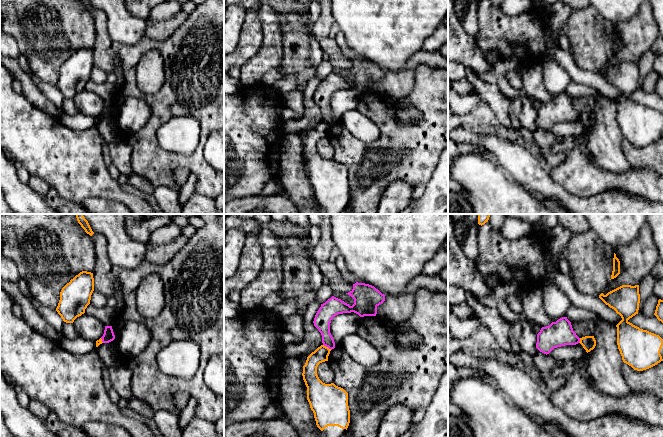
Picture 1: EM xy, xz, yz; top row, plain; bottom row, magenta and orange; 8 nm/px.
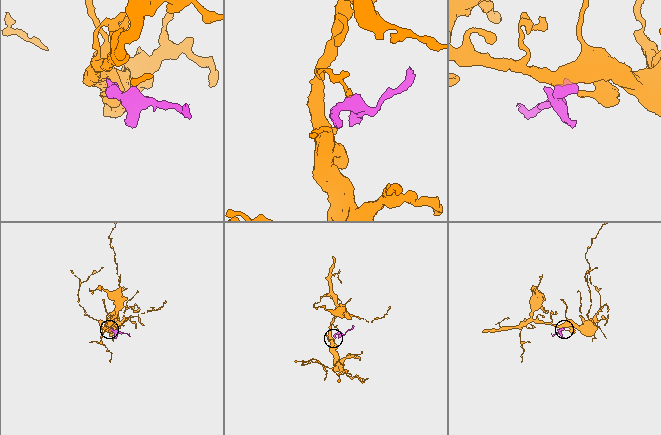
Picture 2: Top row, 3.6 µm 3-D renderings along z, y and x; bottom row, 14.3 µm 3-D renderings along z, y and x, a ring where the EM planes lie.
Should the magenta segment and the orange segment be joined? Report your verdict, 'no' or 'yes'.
no

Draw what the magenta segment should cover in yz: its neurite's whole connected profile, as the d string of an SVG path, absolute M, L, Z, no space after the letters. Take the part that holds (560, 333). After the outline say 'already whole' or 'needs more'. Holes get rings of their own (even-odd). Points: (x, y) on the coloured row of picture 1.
M562 317L549 326L542 327L537 334L536 348L544 353L549 354L554 348L565 345L576 345L580 338L573 331L571 322L567 317Z; already whole

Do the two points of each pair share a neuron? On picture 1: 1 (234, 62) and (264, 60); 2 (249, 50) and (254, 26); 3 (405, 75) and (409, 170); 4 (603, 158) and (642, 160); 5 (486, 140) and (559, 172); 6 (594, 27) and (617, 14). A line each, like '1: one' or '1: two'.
1: two
2: one
3: two
4: two
5: two
6: two

